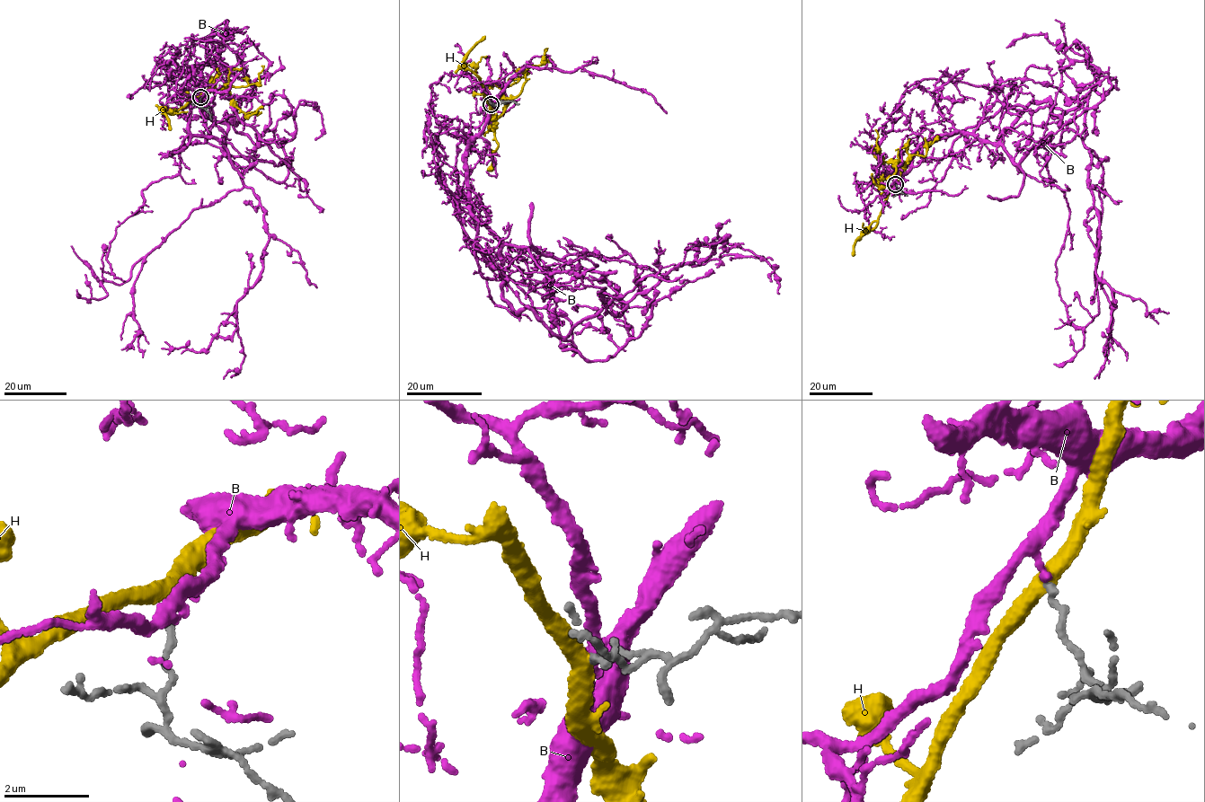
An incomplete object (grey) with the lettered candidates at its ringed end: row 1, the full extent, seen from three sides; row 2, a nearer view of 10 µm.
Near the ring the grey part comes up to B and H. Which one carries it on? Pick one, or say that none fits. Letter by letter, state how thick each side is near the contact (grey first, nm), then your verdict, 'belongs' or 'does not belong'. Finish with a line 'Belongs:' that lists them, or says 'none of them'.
B: 150 nm thick on the grey side, 120 nm on the other; belongs
H: 160 nm thick on the grey side, 400 nm on the other; does not belong
Belongs: B

